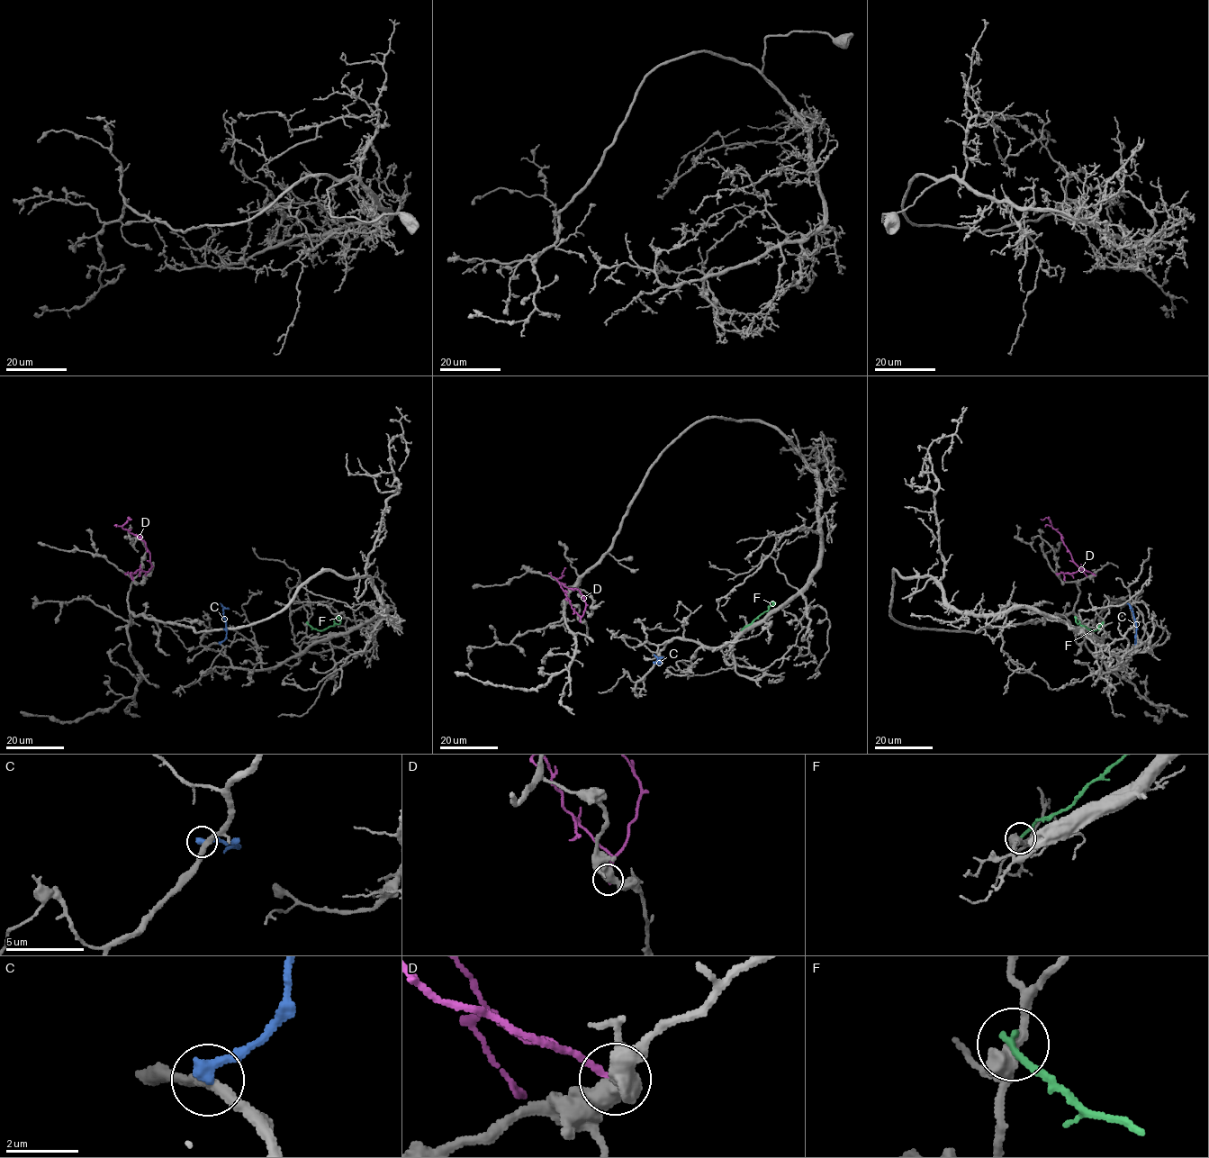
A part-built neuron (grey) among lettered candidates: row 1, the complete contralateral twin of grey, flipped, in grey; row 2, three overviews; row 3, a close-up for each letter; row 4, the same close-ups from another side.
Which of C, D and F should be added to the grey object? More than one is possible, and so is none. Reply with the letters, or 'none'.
none

